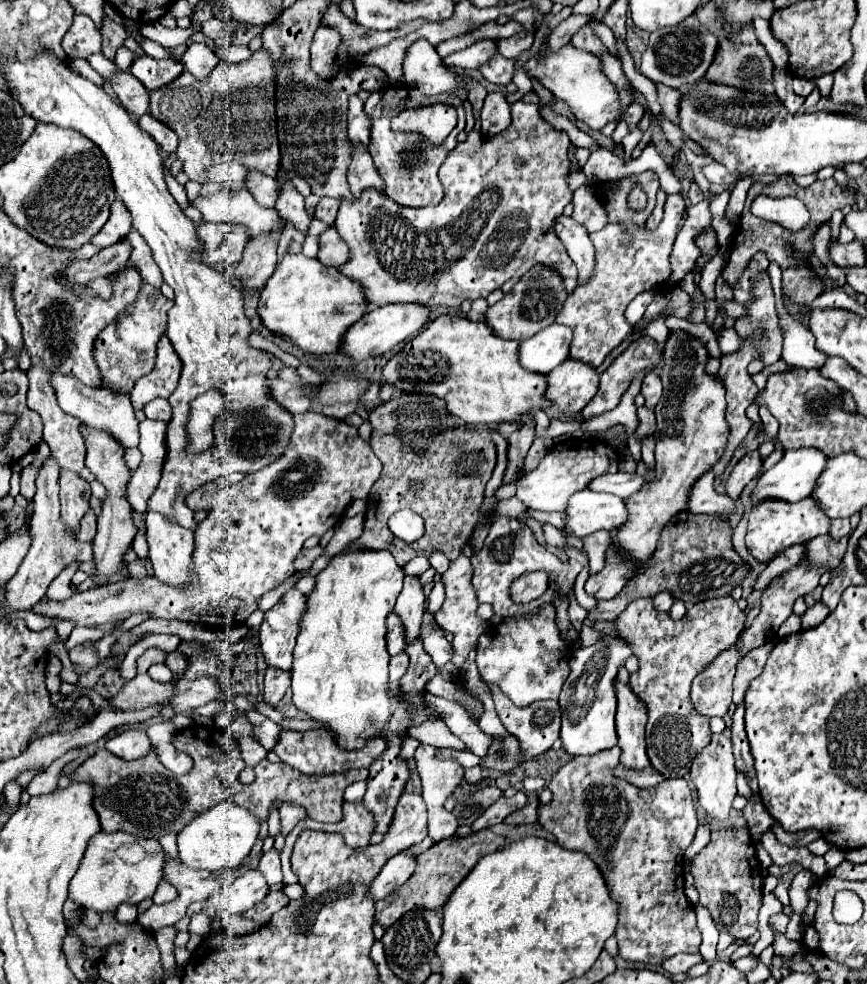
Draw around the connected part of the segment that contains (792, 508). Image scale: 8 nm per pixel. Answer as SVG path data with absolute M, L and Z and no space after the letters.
M806 497L794 505L786 501L764 501L758 507L754 507L748 515L746 547L756 557L756 561L766 565L784 549L828 533L828 525L830 525L830 519L818 509L812 497Z

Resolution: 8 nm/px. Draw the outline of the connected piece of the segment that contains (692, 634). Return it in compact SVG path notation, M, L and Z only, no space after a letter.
M728 595L696 603L680 621L672 621L668 613L654 611L652 599L636 599L618 619L610 623L598 621L594 629L604 635L618 635L632 645L632 655L638 657L638 671L630 675L630 689L648 707L646 747L650 763L660 775L666 775L666 779L684 777L698 751L702 751L712 737L710 719L700 715L692 705L692 681L714 657L736 643L744 629L744 613Z

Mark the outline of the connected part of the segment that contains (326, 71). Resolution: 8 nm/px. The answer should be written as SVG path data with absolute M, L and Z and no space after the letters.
M318 27L318 31L314 33L312 45L310 45L310 53L312 53L310 67L318 77L328 79L340 43L342 43L342 37L332 27Z

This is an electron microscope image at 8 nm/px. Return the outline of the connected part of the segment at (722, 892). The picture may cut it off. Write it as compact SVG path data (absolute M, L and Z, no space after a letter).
M720 827L712 829L712 841L692 859L694 885L700 891L700 905L704 905L718 931L730 933L734 939L748 939L758 931L758 909L762 905L762 871L758 867L756 849L748 829Z

